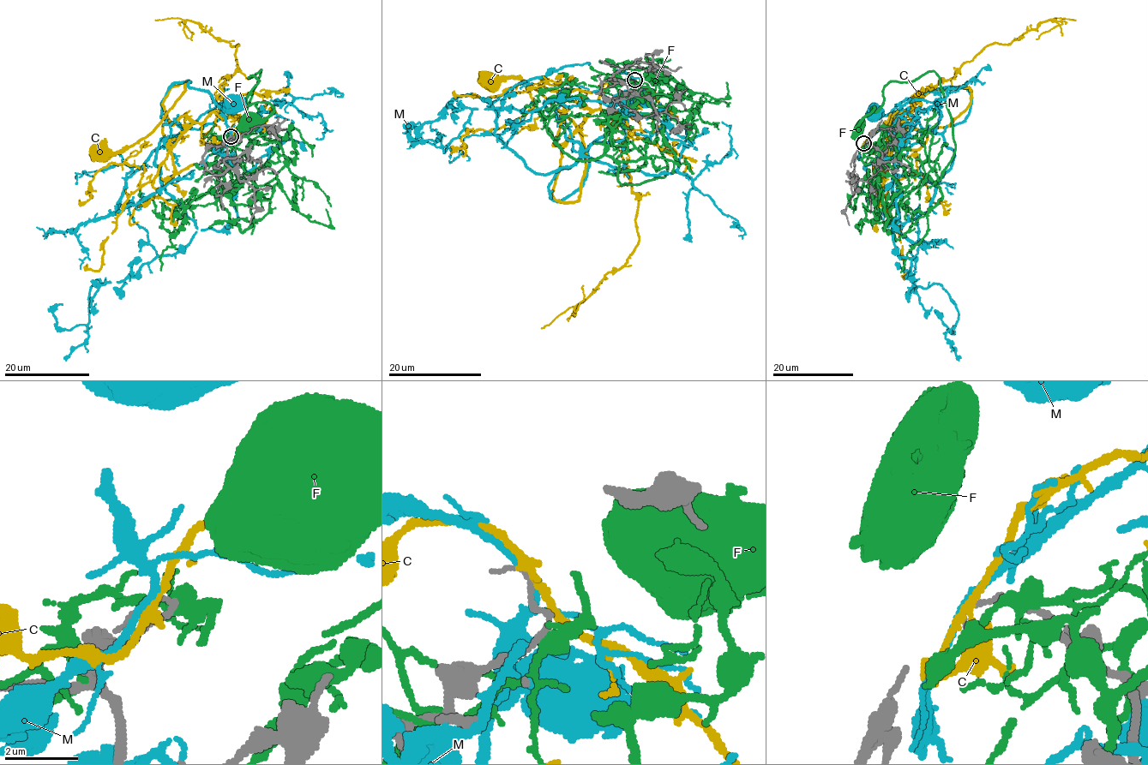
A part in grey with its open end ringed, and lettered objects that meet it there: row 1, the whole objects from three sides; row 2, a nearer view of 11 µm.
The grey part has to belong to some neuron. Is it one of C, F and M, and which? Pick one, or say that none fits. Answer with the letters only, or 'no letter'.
C

